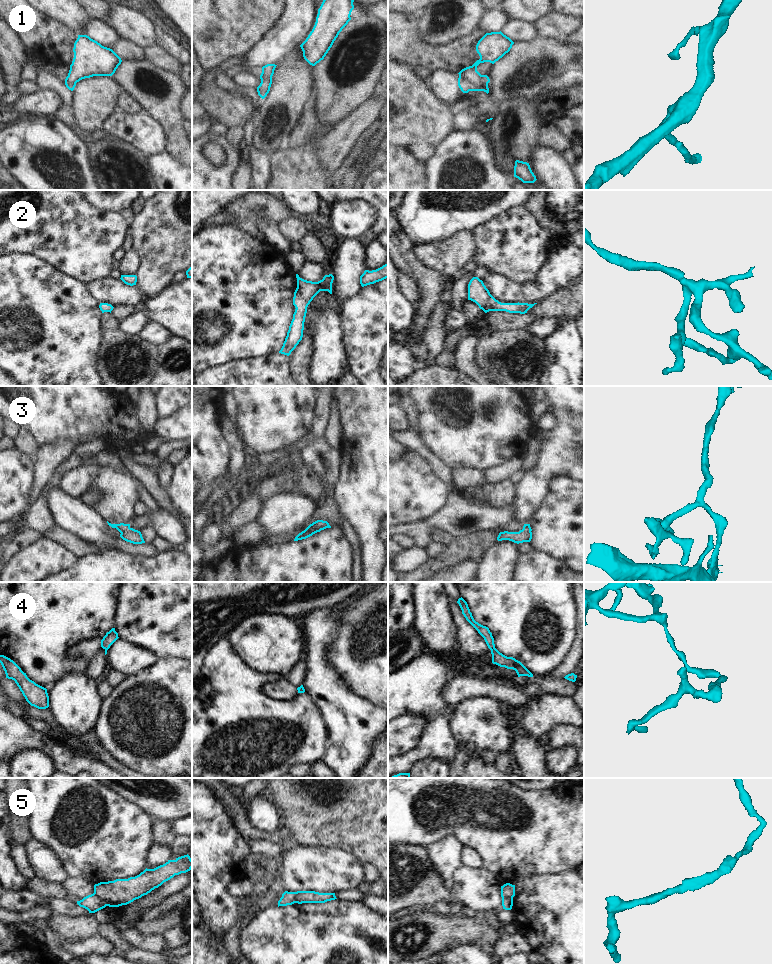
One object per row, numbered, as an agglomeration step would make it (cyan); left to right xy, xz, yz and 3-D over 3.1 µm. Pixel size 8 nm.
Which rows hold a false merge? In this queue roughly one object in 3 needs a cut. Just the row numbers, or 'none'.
5

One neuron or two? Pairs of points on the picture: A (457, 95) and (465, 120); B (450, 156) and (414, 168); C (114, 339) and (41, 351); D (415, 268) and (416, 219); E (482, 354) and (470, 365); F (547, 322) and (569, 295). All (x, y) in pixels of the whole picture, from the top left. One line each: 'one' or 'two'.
A: two
B: two
C: two
D: two
E: two
F: two

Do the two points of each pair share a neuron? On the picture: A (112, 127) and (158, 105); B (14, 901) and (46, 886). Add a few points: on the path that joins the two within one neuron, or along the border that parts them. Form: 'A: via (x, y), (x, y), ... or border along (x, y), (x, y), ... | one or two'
A: border along (142, 108), (147, 110), (163, 127) | two
B: border along (26, 887), (41, 896), (57, 898) | two

